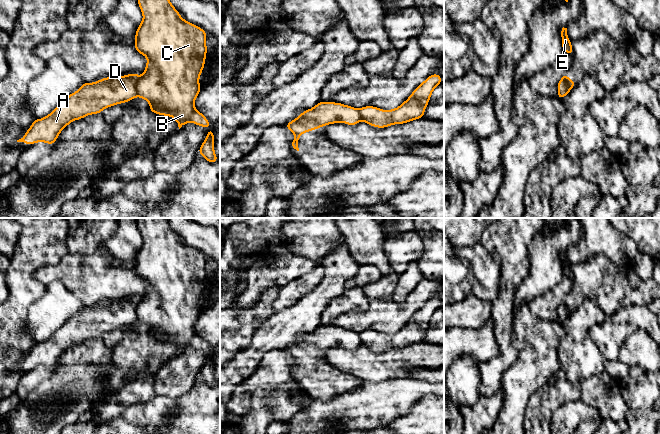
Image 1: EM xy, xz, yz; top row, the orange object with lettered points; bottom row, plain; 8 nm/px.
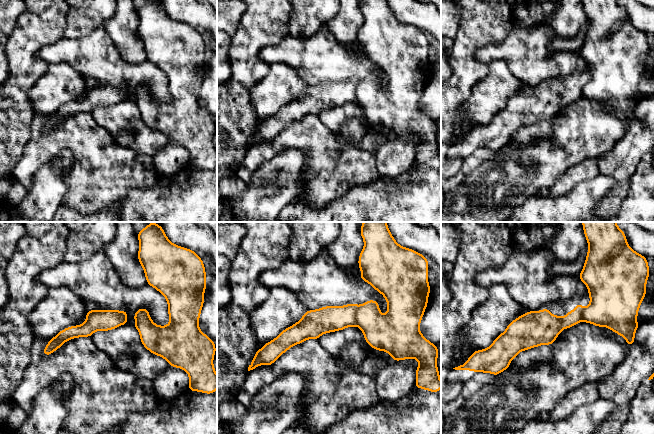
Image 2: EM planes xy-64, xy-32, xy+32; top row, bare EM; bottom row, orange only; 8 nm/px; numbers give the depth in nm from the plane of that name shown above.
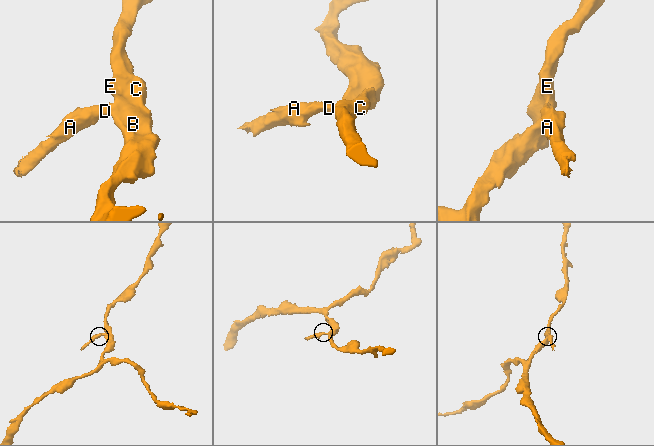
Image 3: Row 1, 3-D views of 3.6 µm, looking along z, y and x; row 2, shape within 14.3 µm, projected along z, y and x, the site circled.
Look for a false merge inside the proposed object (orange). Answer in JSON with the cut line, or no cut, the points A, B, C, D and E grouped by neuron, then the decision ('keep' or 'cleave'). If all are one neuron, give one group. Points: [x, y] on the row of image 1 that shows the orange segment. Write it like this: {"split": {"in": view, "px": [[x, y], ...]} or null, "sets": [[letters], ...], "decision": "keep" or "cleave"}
{"split": {"in": "xy", "px": [[139, 78], [136, 83], [136, 95]]}, "sets": [["A", "D"], ["B", "C", "E"]], "decision": "cleave"}

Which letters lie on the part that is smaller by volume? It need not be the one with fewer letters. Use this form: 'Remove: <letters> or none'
Remove: A, D

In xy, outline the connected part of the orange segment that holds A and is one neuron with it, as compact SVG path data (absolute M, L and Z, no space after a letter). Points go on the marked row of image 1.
M131 73L121 77L105 77L92 83L83 82L77 91L68 95L50 114L44 118L35 119L25 135L17 142L25 142L27 146L37 142L53 145L61 131L72 121L91 114L100 114L105 108L133 100L137 96L138 79L137 73Z

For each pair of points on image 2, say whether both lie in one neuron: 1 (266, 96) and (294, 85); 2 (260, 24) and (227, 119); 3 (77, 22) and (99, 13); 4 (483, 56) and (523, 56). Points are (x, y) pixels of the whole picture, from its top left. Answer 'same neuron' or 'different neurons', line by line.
1: same neuron
2: same neuron
3: same neuron
4: same neuron

